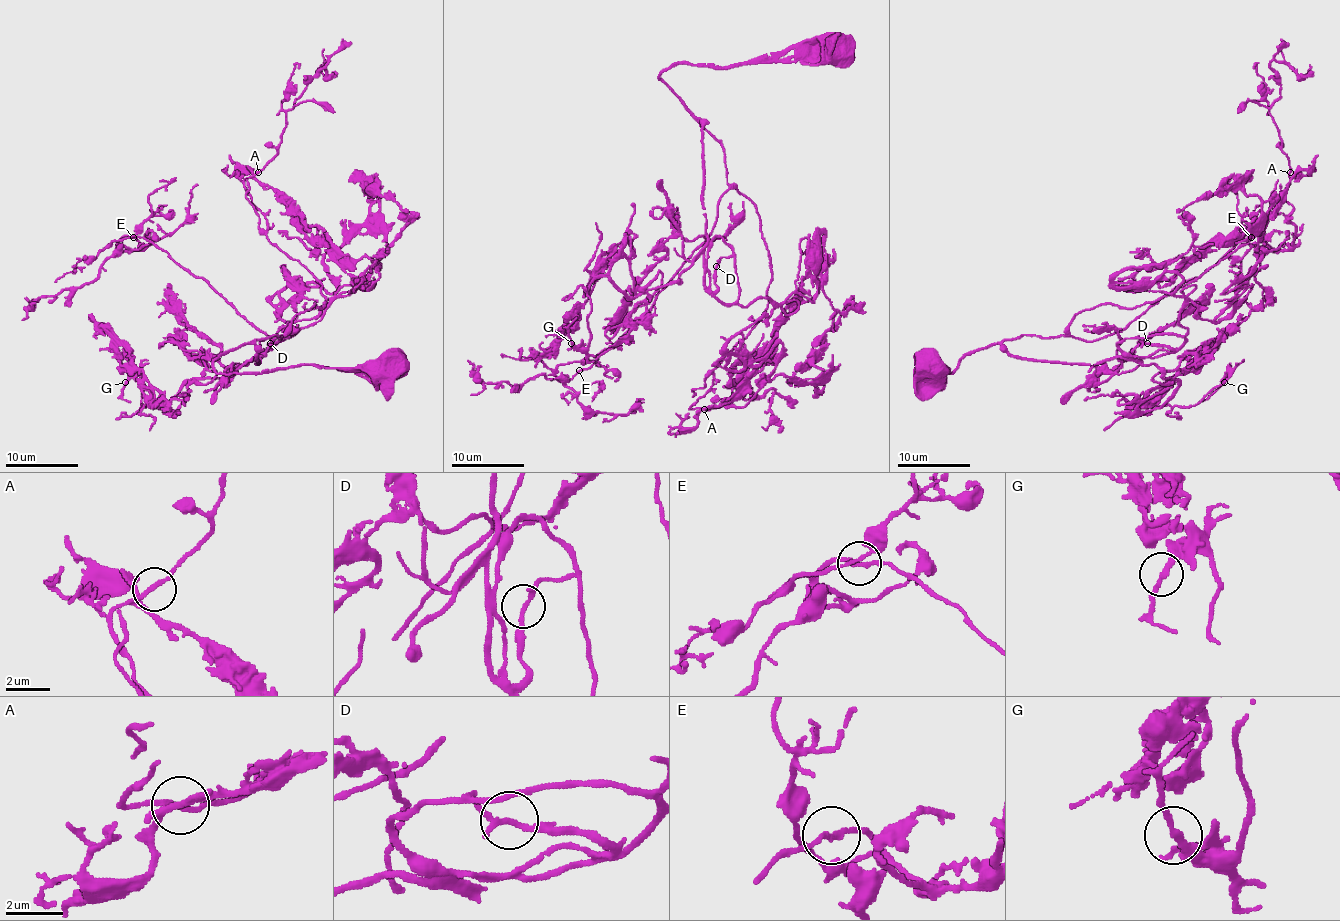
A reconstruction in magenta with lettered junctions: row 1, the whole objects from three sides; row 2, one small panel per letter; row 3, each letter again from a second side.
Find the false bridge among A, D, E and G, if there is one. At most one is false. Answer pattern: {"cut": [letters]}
{"cut": []}

